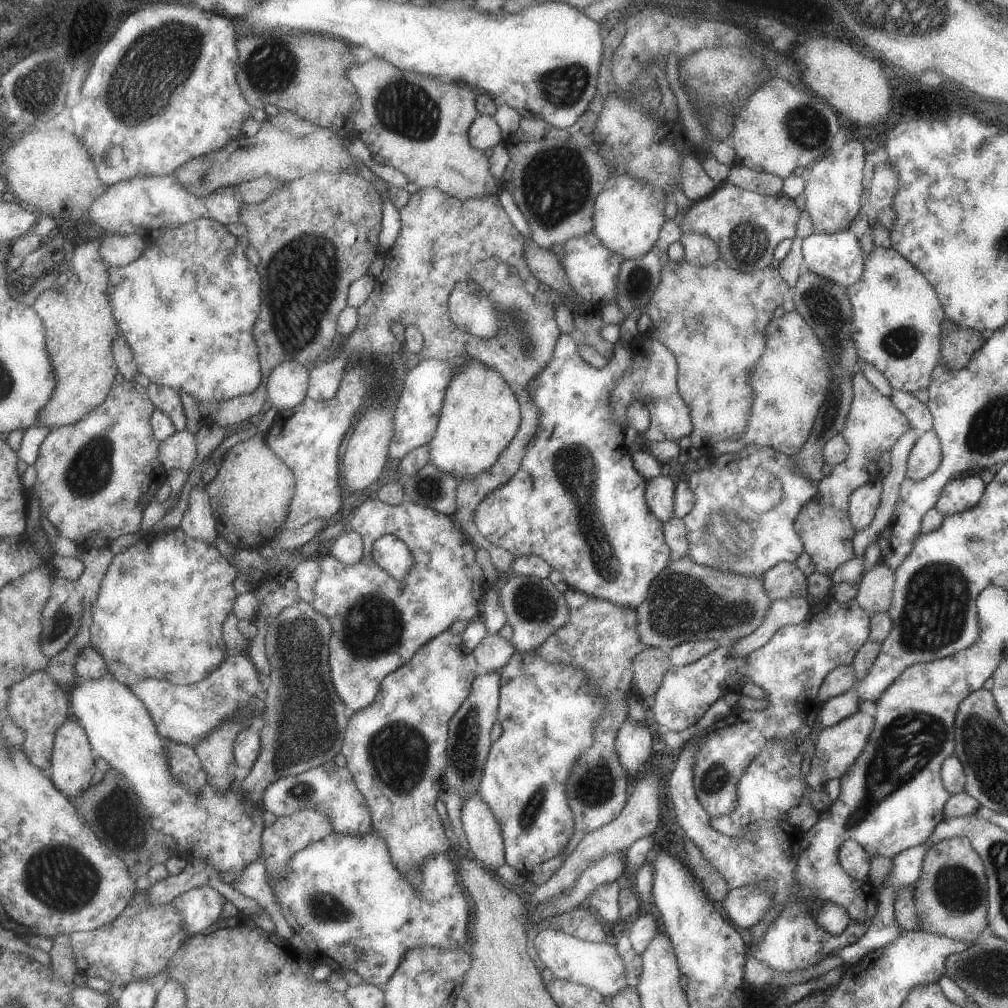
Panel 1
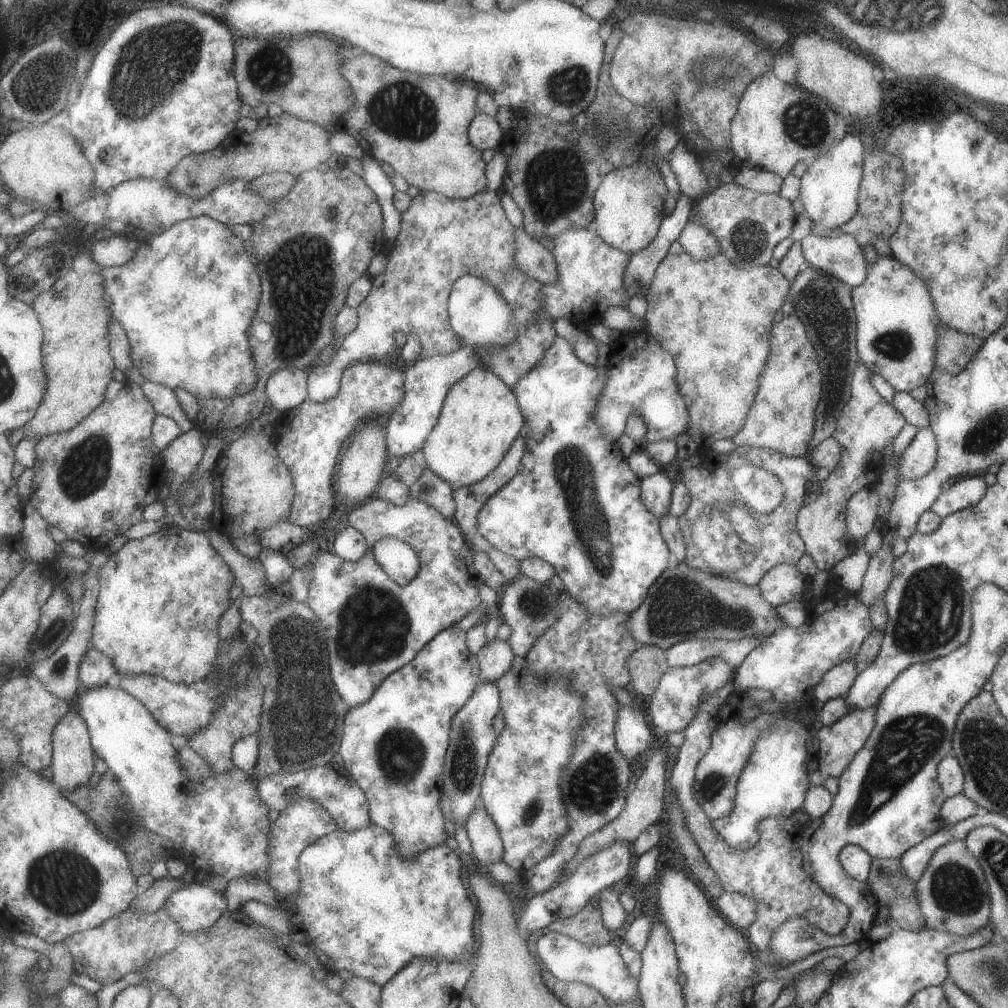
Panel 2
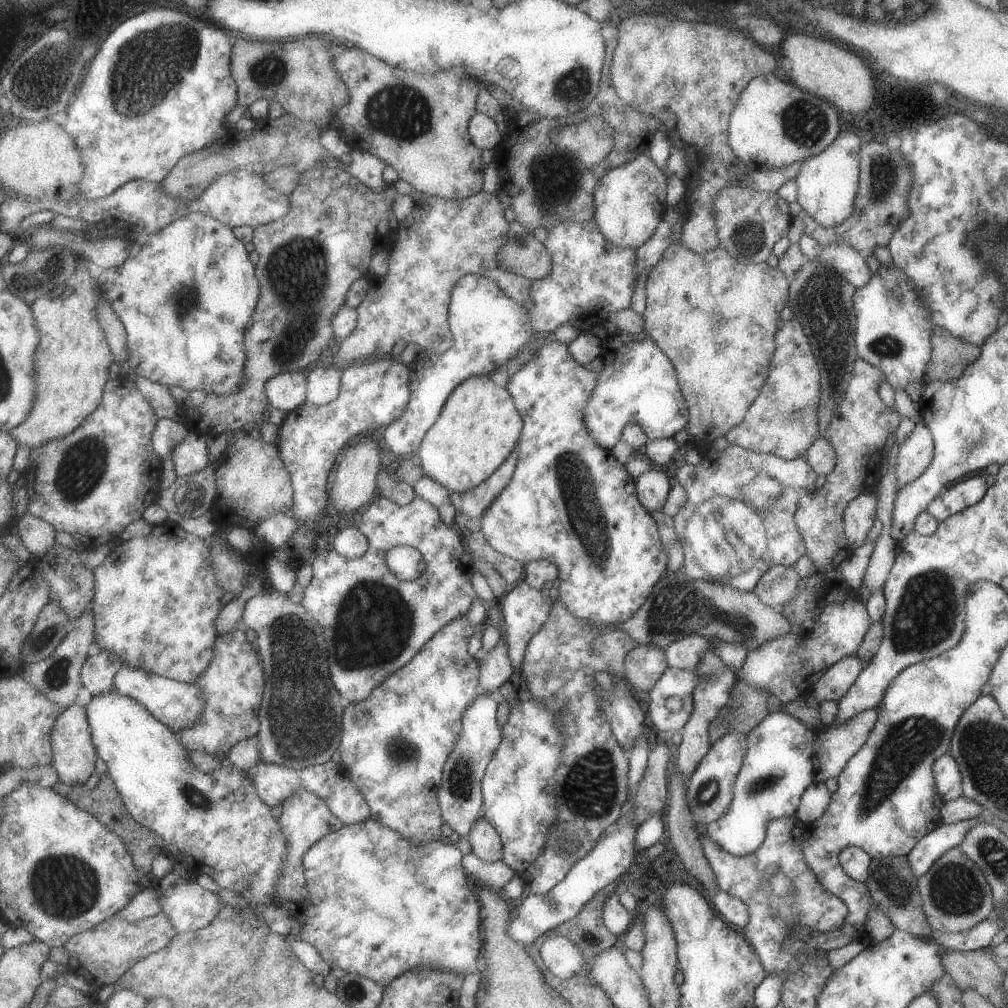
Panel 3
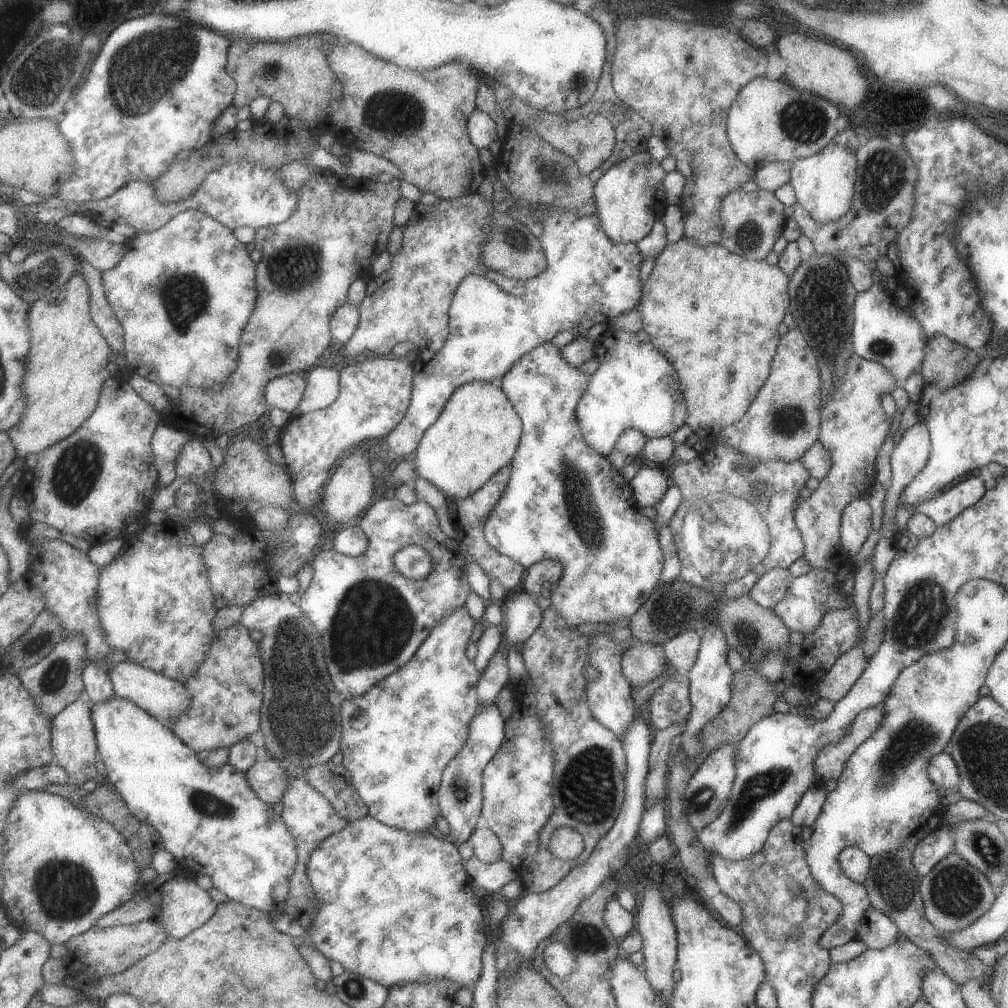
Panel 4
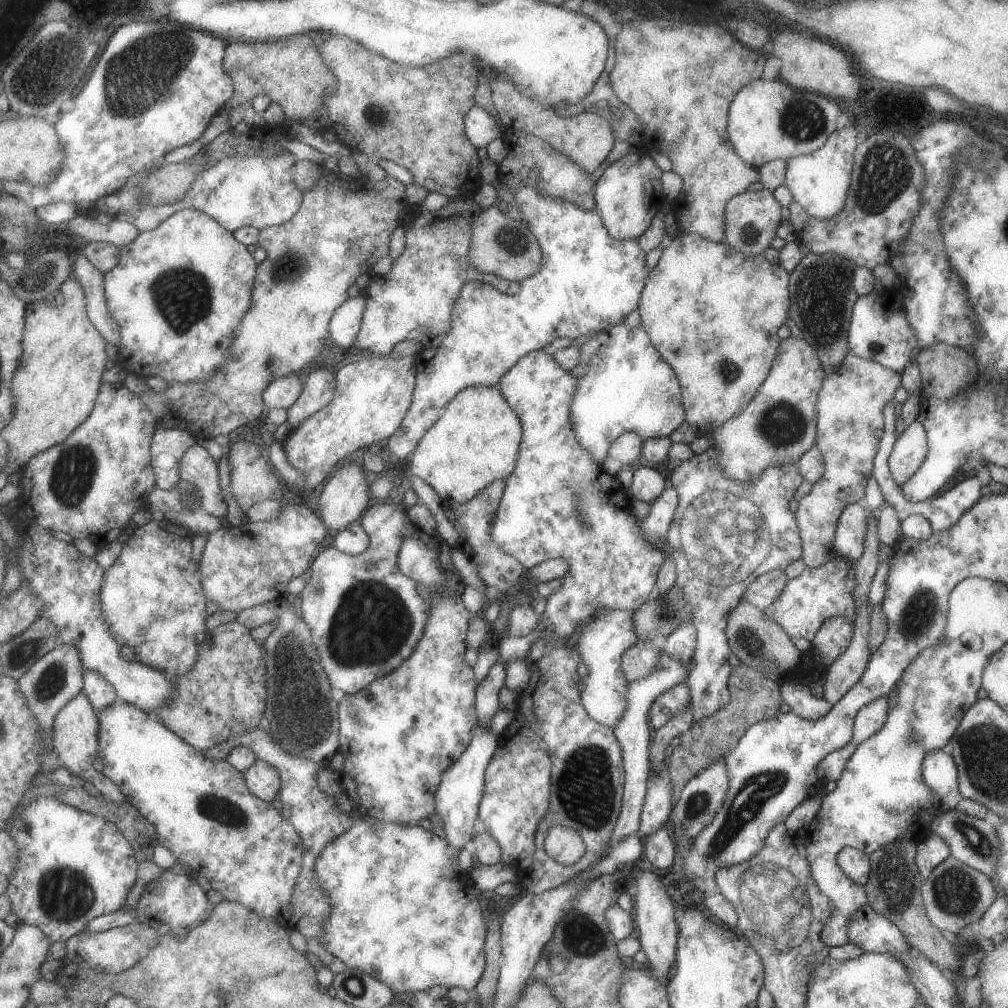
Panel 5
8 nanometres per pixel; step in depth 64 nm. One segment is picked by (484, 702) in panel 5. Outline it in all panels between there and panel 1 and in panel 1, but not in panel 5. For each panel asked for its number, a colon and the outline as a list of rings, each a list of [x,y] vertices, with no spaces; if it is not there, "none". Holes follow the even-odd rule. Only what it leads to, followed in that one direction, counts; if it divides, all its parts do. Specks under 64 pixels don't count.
1: [[[489,634],[477,648],[475,656],[487,672],[501,672],[517,652],[517,646],[499,634]]]
2: [[[495,638],[487,642],[479,652],[479,666],[483,670],[483,682],[497,682],[501,676],[507,676],[511,672],[511,664],[515,662],[513,646],[511,642],[505,642],[501,638]]]
3: [[[501,642],[495,646],[487,656],[481,660],[481,690],[483,694],[497,694],[503,684],[515,674],[513,662],[509,656],[509,646],[507,642]]]
4: [[[505,650],[497,652],[489,666],[485,668],[483,672],[483,678],[481,678],[481,684],[477,688],[479,692],[479,700],[481,700],[481,708],[483,706],[491,706],[491,704],[497,704],[497,696],[503,688],[509,688],[511,682],[511,670],[509,670],[509,664],[507,664],[507,654]]]

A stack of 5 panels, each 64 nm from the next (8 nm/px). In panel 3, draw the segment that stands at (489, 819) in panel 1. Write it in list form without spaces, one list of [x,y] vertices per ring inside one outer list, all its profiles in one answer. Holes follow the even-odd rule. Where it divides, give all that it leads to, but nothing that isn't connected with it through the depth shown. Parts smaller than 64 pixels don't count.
[[[483,816],[483,820],[479,820],[479,824],[475,824],[469,840],[471,840],[473,852],[487,864],[503,862],[503,858],[505,858],[503,840],[501,840],[499,832],[495,830],[495,826],[489,824],[489,820],[485,816]]]

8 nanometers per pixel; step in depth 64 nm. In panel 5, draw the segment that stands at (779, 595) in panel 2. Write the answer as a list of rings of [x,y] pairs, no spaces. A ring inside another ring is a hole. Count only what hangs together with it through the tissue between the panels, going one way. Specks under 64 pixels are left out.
[[[771,570],[767,574],[761,574],[755,582],[747,584],[747,590],[743,592],[741,602],[745,600],[747,604],[751,604],[763,612],[779,598],[785,582],[787,582],[785,570]]]

